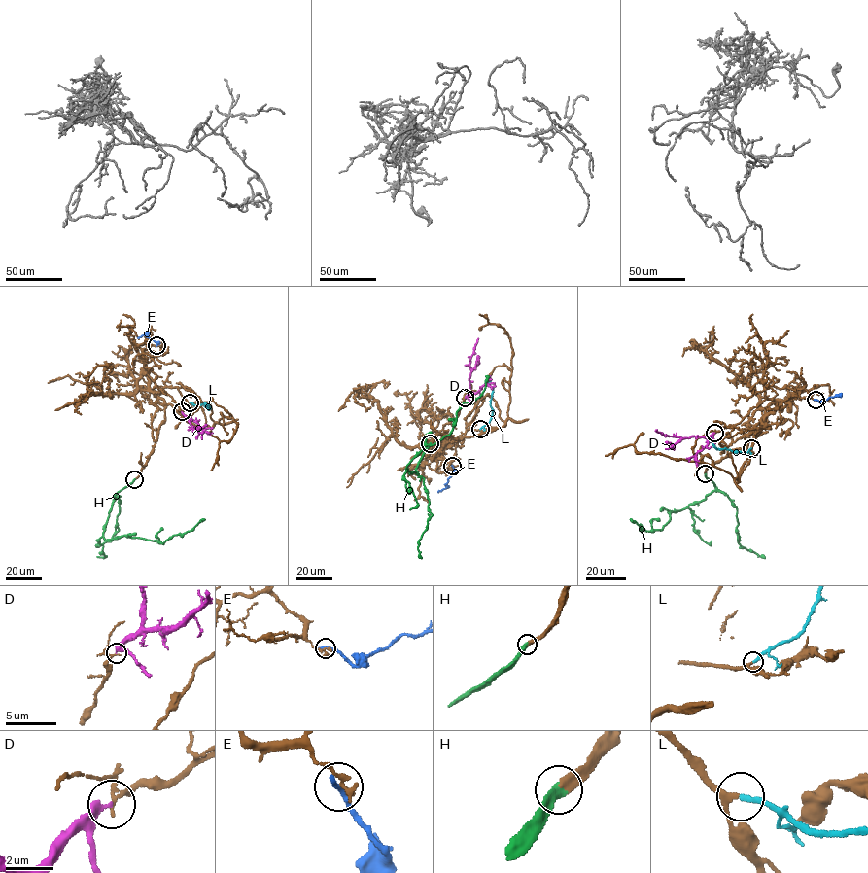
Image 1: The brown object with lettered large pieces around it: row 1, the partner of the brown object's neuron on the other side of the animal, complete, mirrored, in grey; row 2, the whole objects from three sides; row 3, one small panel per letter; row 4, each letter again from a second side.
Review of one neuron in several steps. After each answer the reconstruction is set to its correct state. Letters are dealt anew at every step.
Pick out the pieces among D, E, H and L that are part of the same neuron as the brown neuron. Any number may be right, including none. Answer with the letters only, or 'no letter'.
H, L

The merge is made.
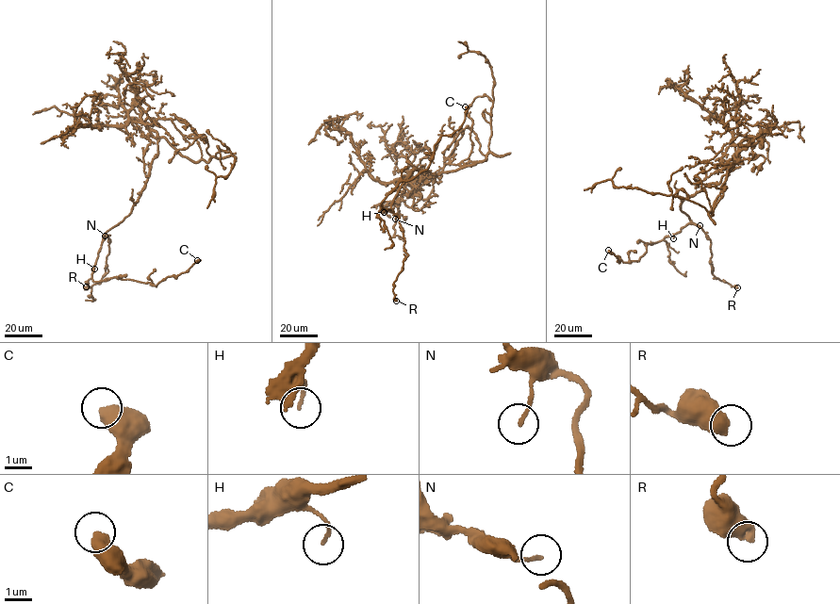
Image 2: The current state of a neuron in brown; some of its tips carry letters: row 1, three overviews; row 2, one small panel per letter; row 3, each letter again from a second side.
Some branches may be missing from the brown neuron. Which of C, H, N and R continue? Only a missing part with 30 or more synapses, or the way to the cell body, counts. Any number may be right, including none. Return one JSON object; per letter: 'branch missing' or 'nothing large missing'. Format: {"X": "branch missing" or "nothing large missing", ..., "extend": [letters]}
{"C": "nothing large missing", "H": "nothing large missing", "N": "nothing large missing", "R": "nothing large missing", "extend": []}

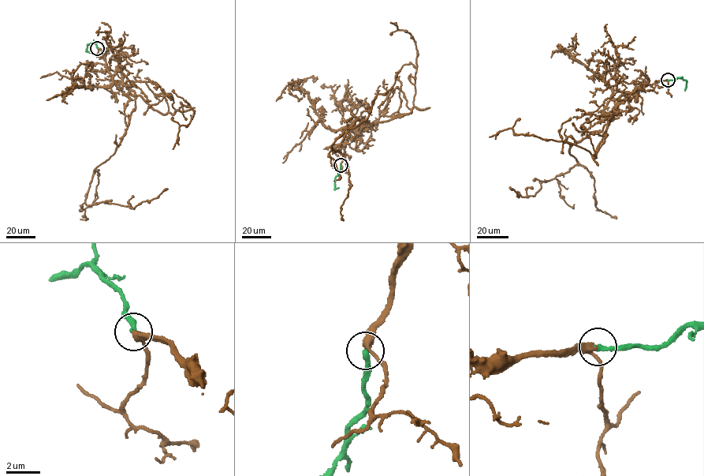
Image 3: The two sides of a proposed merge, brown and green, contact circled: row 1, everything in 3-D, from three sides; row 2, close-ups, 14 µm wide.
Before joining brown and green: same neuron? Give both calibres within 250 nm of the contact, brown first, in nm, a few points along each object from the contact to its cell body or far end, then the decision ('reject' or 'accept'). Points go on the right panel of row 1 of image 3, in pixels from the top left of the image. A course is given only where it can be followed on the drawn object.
280/240 nm | brown via (668, 80), (622, 94), (602, 131), (571, 144), (577, 164), (542, 181), (535, 195), (518, 196), (509, 187) | green via (668, 80), (679, 77), (687, 81), (684, 91) | accept

